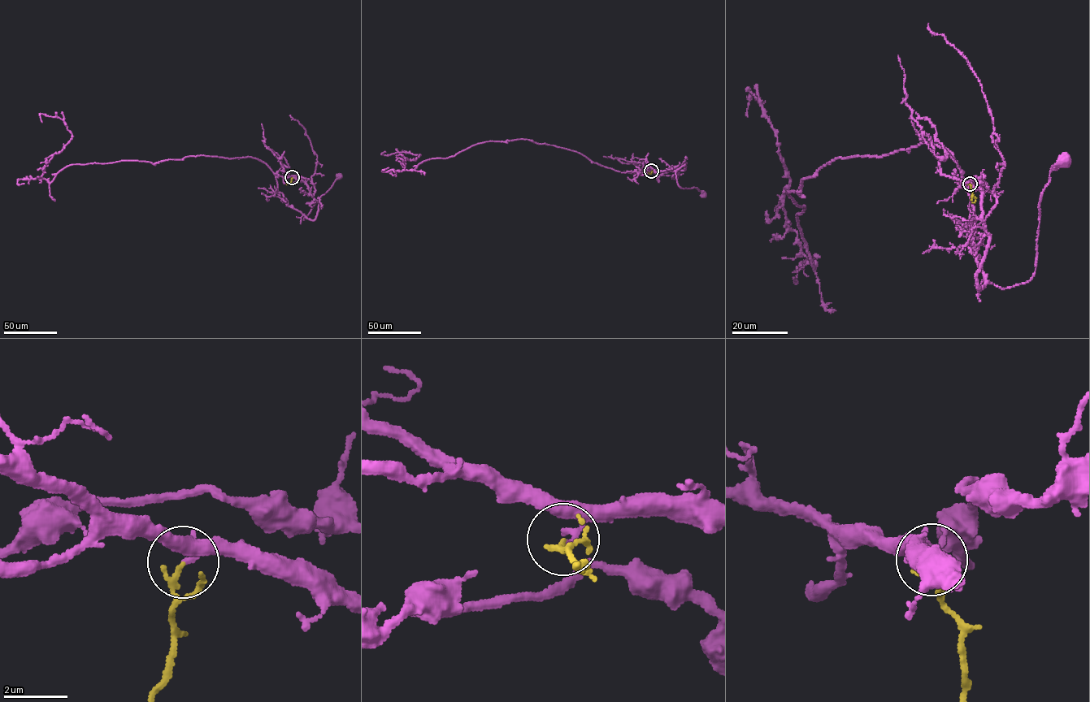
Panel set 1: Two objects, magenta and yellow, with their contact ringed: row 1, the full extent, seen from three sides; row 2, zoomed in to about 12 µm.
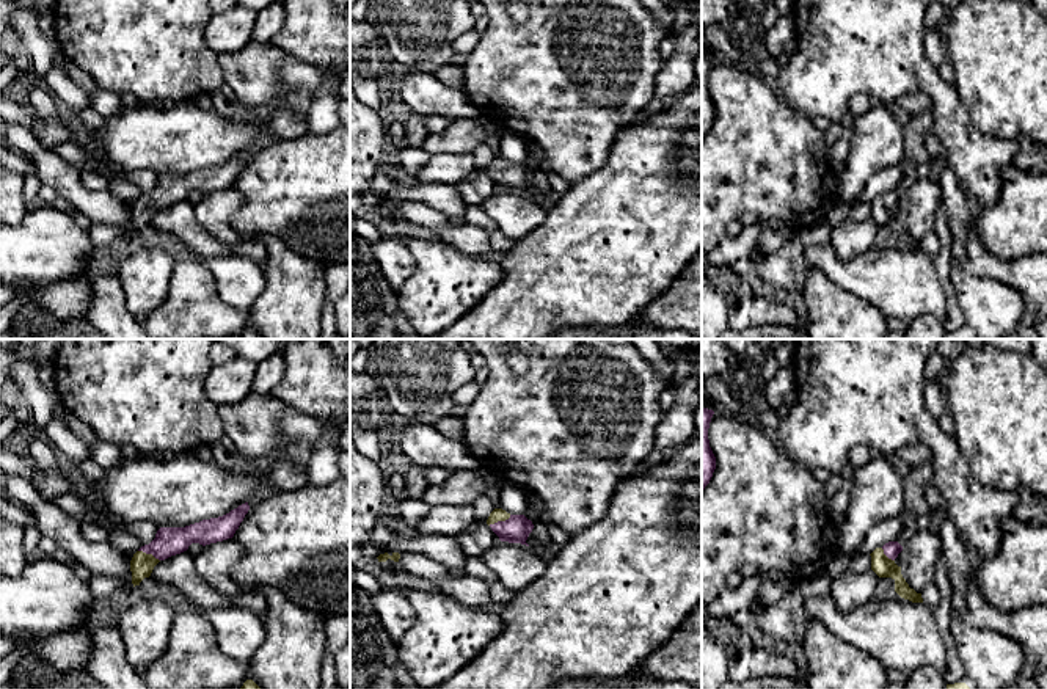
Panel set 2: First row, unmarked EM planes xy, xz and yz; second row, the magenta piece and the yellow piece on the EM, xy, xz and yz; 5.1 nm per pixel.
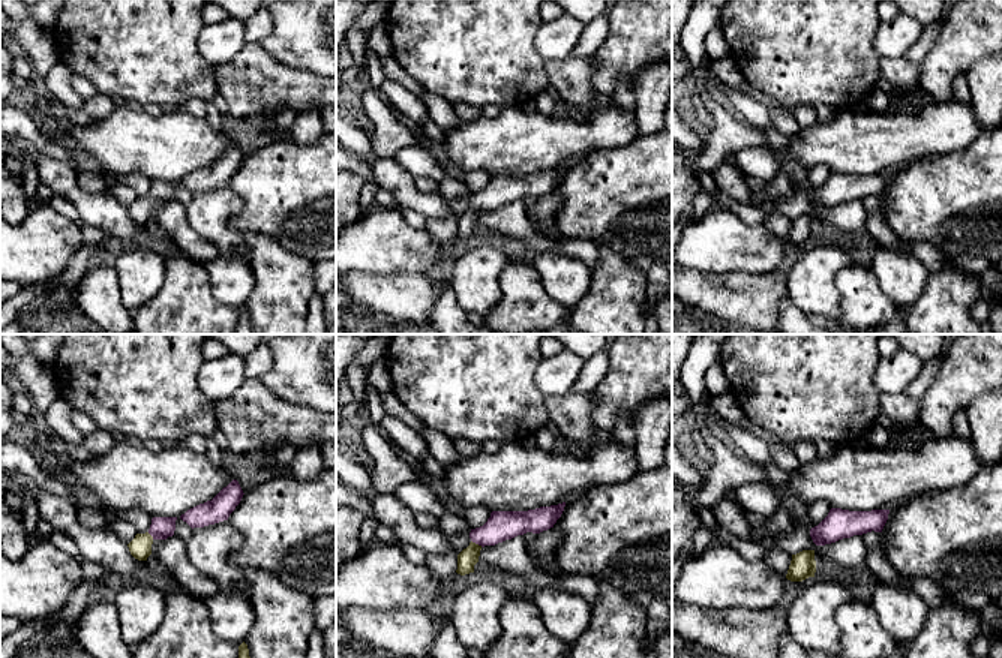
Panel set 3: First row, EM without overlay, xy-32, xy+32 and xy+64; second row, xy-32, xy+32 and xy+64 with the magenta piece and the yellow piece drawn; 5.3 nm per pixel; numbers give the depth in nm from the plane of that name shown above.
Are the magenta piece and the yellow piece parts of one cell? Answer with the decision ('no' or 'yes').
yes

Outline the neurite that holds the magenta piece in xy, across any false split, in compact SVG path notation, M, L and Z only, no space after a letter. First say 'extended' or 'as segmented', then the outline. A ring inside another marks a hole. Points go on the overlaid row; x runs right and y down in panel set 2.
extended | M245 502L218 518L202 519L185 527L160 527L155 538L141 546L130 560L133 587L149 578L160 560L187 551L192 543L206 546L232 538L248 510L250 505Z

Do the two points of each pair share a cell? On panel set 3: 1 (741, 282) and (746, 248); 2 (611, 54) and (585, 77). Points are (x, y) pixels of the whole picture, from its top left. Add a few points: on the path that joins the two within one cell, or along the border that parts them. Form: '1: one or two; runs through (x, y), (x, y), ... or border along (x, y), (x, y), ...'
1: two; border along (708, 272), (758, 272), (768, 275)
2: two; border along (590, 57), (596, 72), (596, 86), (608, 98)

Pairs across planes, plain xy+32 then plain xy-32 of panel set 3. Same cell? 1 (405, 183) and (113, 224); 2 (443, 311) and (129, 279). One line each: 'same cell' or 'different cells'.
1: same cell
2: different cells

